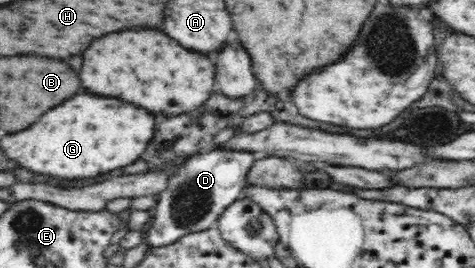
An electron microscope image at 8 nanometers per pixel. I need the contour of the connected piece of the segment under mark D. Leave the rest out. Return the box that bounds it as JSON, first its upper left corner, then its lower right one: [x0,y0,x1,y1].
[146,146,255,246]

